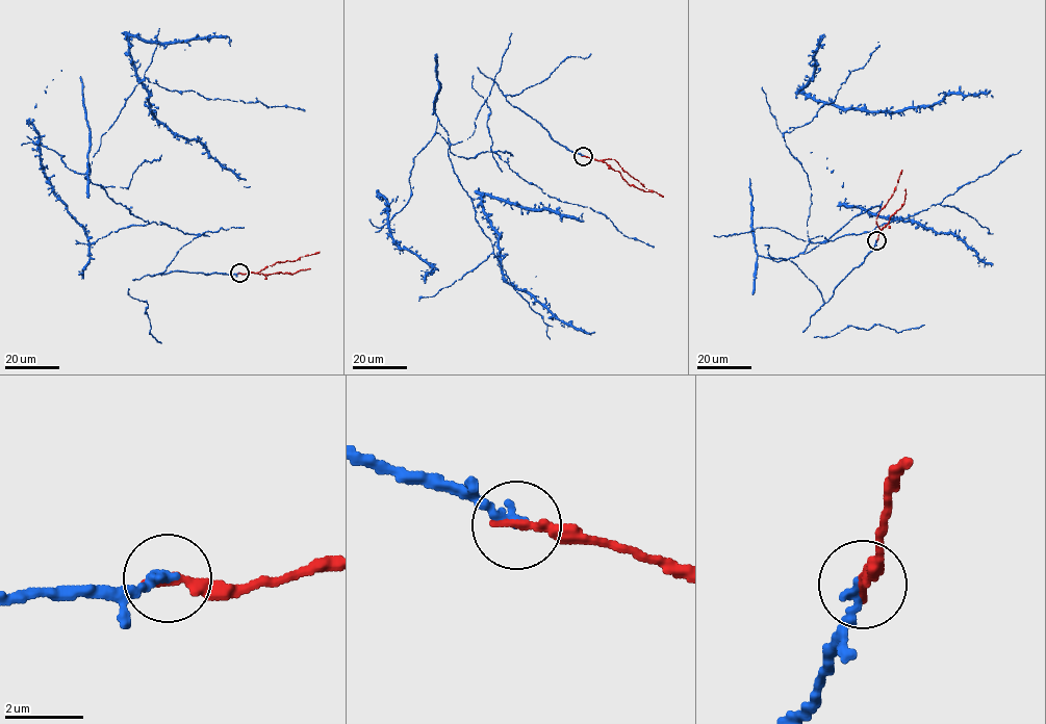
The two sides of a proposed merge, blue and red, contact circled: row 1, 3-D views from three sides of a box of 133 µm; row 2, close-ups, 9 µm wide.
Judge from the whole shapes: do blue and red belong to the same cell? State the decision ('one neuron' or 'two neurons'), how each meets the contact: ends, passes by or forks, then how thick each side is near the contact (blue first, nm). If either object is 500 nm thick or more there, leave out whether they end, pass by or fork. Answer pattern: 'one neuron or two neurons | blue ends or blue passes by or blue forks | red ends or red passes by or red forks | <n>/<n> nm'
one neuron | blue ends | red ends | 260/280 nm

